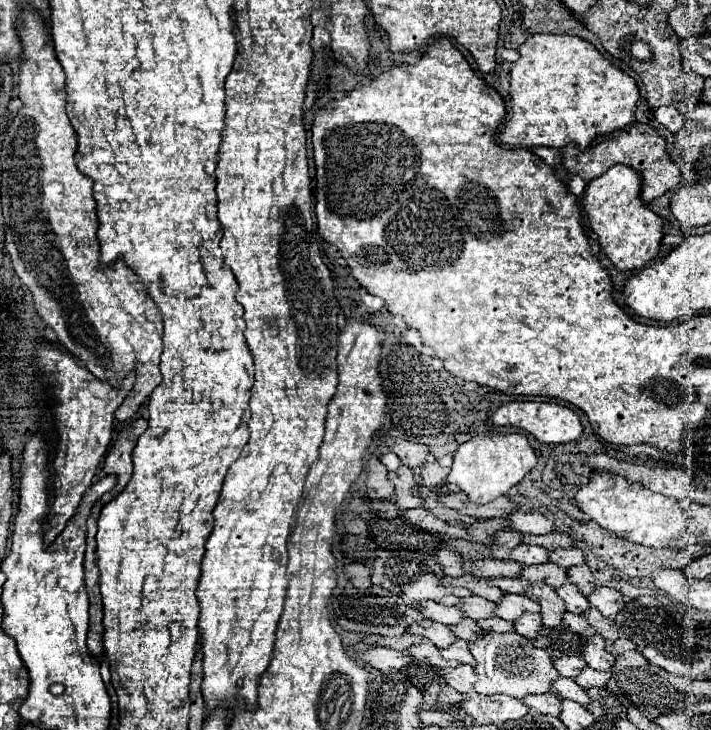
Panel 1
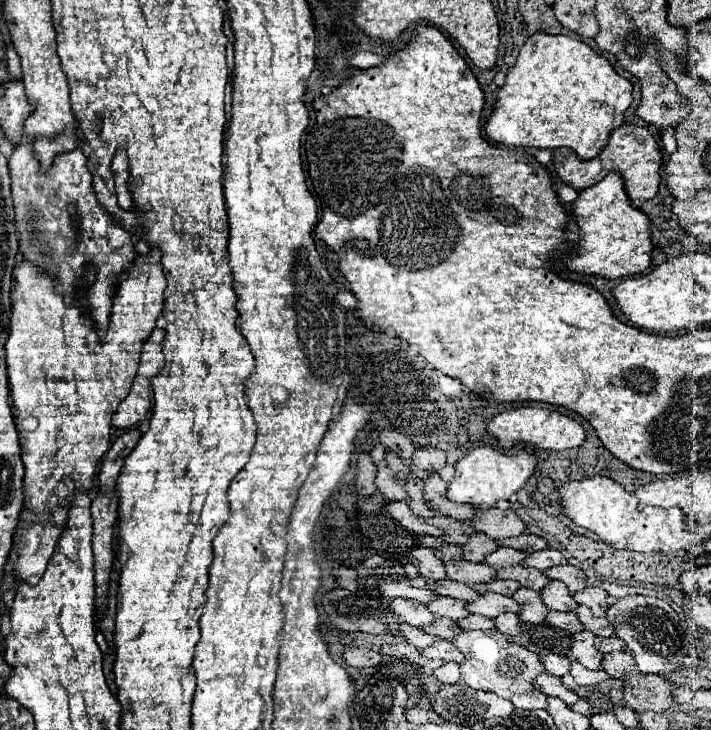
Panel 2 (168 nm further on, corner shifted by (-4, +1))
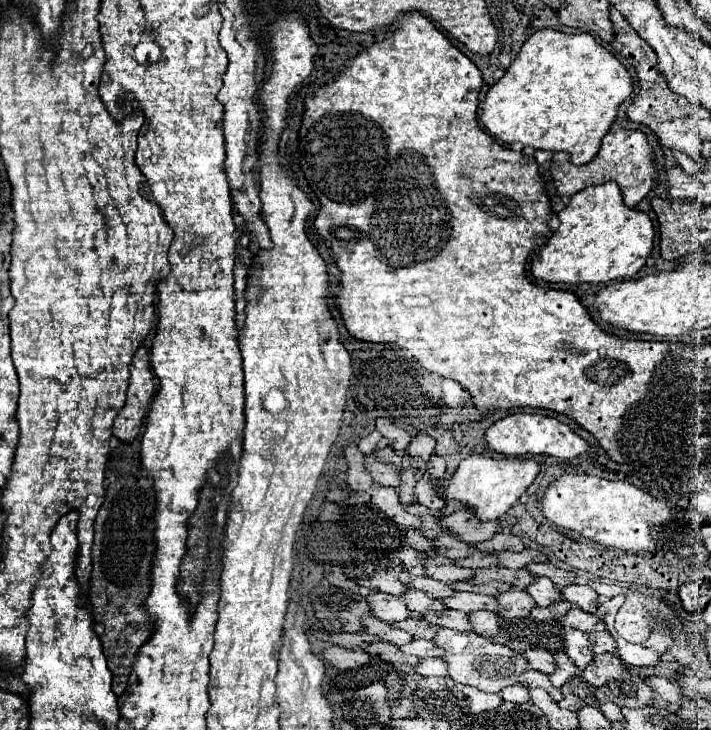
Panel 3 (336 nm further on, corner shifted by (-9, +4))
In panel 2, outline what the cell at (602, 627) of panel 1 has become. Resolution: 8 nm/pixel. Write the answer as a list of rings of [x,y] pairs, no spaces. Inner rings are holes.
[[[578,606],[576,608],[576,614],[580,616],[580,622],[590,630],[594,632],[596,636],[602,636],[602,638],[608,638],[614,634],[614,626],[608,622],[608,618],[596,618],[588,606]]]

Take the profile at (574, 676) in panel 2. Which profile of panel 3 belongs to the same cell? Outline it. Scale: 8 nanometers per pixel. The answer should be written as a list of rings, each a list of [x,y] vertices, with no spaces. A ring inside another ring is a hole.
[[[553,653],[555,657],[555,671],[549,675],[553,687],[561,687],[567,679],[571,679],[573,675],[577,675],[577,667],[571,663],[571,659],[565,653]]]

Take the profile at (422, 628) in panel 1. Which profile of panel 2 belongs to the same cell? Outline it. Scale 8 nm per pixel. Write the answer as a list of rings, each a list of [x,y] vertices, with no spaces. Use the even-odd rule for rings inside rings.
[[[394,624],[392,630],[390,630],[394,636],[404,636],[410,644],[414,644],[416,648],[426,648],[426,646],[432,646],[436,640],[440,640],[438,636],[434,634],[428,634],[424,632],[422,628],[416,628],[416,626],[410,626],[410,624]]]

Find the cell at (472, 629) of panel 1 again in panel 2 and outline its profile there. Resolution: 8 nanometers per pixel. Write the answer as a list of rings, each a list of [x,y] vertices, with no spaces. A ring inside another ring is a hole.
[[[436,618],[436,622],[434,624],[430,624],[430,626],[422,626],[422,630],[426,630],[426,632],[430,632],[430,634],[434,634],[434,636],[440,636],[440,638],[444,638],[444,640],[454,640],[454,636],[458,636],[462,630],[460,630],[460,626],[454,622],[454,620],[450,620],[450,618]]]

